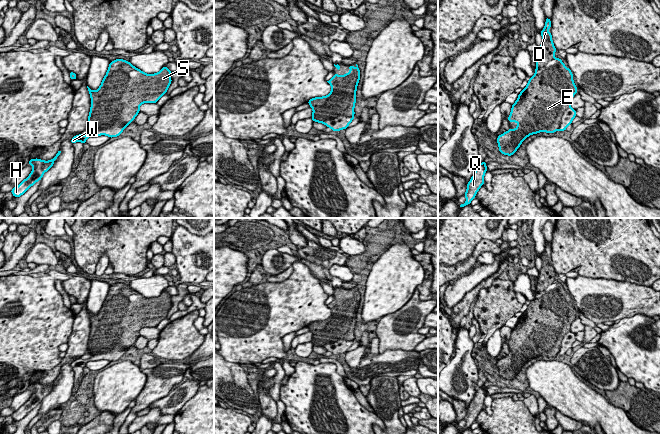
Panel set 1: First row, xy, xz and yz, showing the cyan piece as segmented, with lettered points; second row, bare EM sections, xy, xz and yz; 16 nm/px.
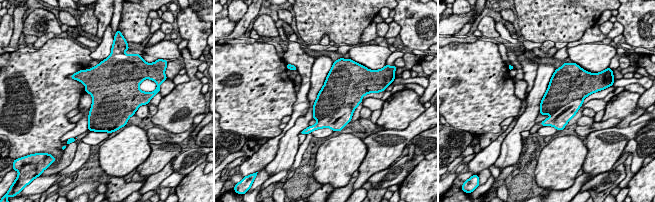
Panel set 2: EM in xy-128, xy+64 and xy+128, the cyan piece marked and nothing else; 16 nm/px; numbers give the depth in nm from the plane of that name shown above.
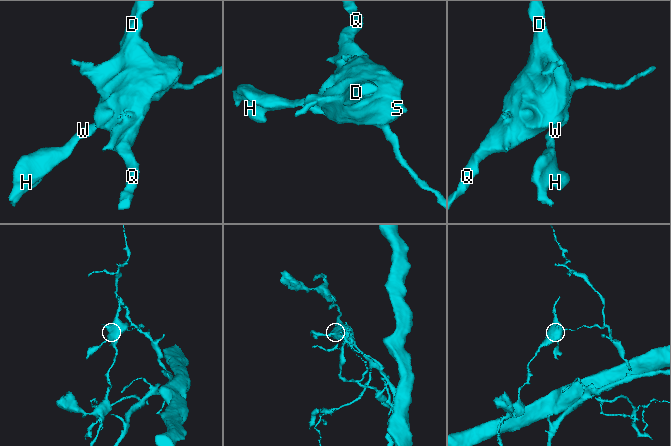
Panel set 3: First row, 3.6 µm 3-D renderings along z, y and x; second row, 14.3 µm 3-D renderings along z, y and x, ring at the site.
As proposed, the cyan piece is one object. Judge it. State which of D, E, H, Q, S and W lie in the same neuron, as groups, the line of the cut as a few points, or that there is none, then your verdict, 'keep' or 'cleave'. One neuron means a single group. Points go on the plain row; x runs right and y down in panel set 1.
groups D E Q S / H W; cut xy (128, 348), (116, 344), (106, 351), (92, 355); cleave

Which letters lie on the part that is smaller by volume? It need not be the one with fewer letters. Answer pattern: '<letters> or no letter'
D, E, Q, S

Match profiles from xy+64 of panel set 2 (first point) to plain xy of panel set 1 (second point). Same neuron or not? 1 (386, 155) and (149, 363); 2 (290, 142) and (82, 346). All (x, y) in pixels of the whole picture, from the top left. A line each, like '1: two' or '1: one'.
1: two
2: two

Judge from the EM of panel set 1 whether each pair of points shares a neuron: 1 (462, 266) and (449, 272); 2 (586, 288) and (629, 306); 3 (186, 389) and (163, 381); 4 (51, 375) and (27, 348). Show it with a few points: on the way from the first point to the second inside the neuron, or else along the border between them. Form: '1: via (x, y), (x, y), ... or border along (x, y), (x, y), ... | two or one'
1: via (459, 269), (452, 272) | one
2: via (597, 293), (609, 293), (619, 296) | one
3: border along (172, 390), (152, 403) | two
4: border along (63, 358), (51, 369), (42, 372) | two

